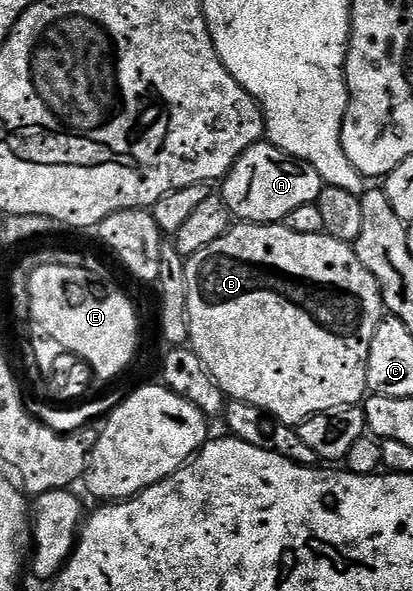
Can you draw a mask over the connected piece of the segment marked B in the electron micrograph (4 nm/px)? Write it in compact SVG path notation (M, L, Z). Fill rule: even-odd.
M239 222L221 238L217 238L217 242L205 246L205 250L197 250L197 254L186 257L185 278L187 279L189 346L197 354L197 358L201 358L205 370L209 370L209 374L215 379L224 396L240 400L249 406L257 406L282 424L298 426L309 417L322 412L358 405L368 395L369 346L373 342L373 334L377 326L383 321L385 309L373 274L365 270L352 245L342 244L326 234L297 234L289 230L283 222L277 224Z

